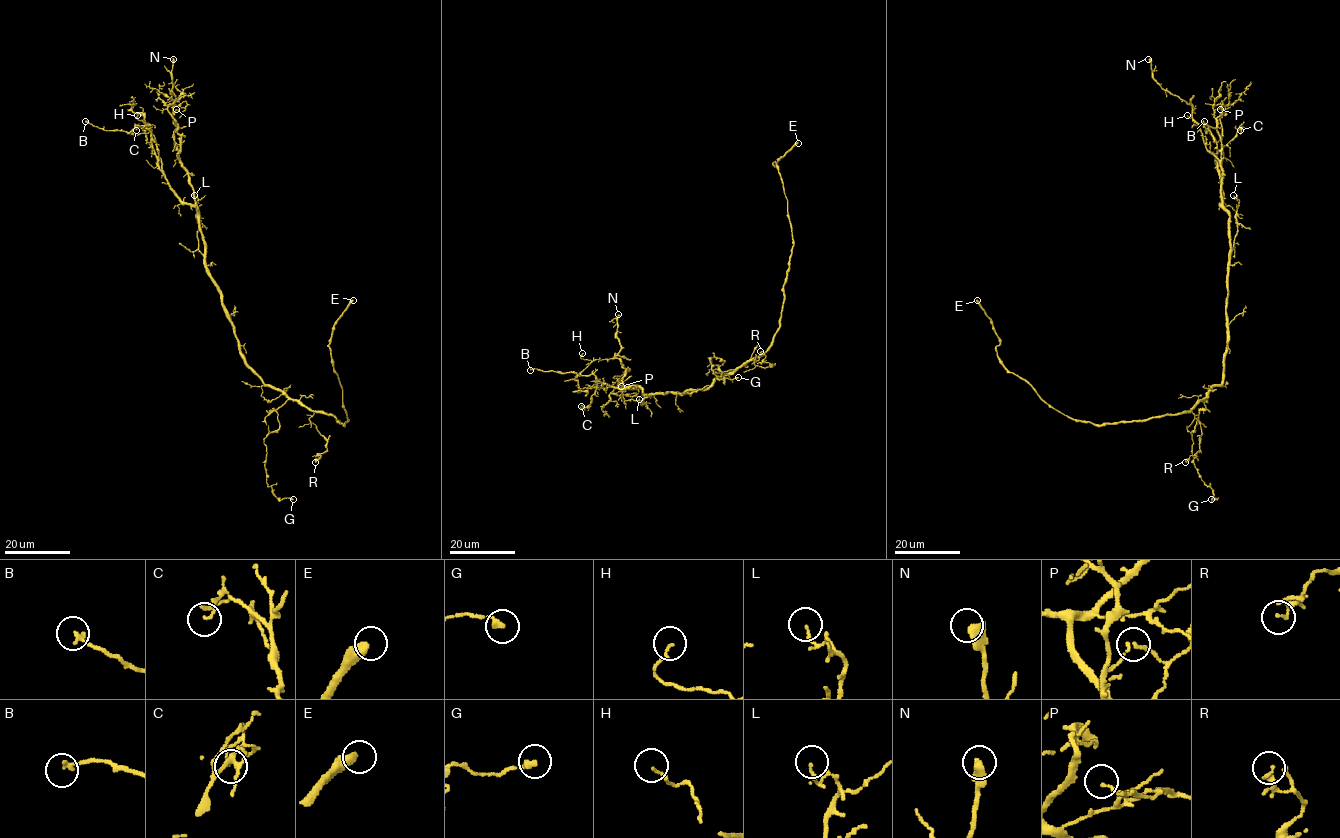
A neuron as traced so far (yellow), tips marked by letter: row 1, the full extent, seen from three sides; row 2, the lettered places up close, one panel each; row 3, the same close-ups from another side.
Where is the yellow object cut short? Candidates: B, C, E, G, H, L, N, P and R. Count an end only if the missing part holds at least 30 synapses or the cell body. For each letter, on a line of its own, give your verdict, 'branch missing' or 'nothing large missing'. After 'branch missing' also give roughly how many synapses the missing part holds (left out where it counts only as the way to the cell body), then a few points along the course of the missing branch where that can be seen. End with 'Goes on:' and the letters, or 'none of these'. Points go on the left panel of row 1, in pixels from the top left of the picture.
B: nothing large missing
C: nothing large missing
E: branch missing; about 300 synapses; missing branch runs (353, 300), (360, 271), (353, 242), (360, 211), (374, 202), (376, 219), (382, 207), (371, 203), (365, 216)
G: nothing large missing
H: nothing large missing
L: nothing large missing
N: nothing large missing
P: nothing large missing
R: nothing large missing
Goes on: E

